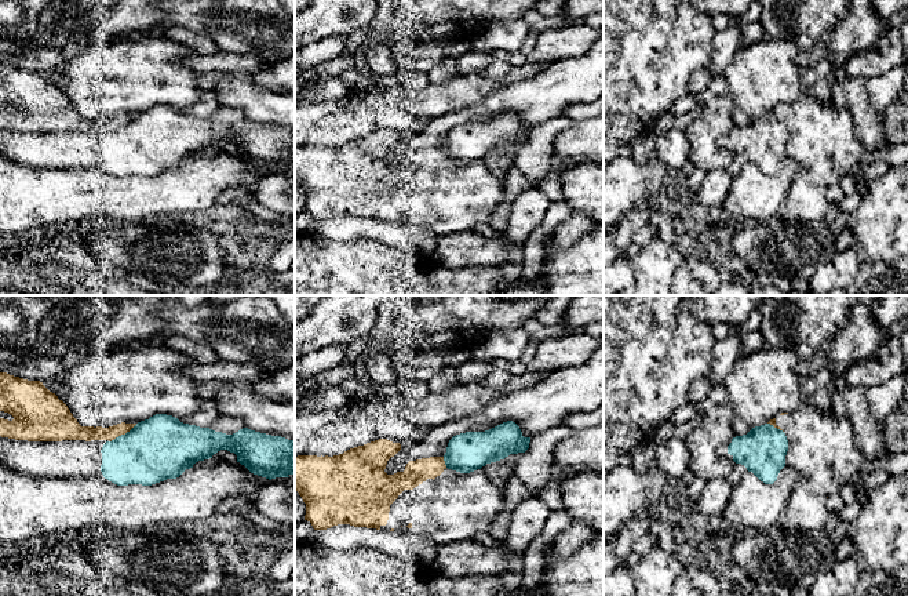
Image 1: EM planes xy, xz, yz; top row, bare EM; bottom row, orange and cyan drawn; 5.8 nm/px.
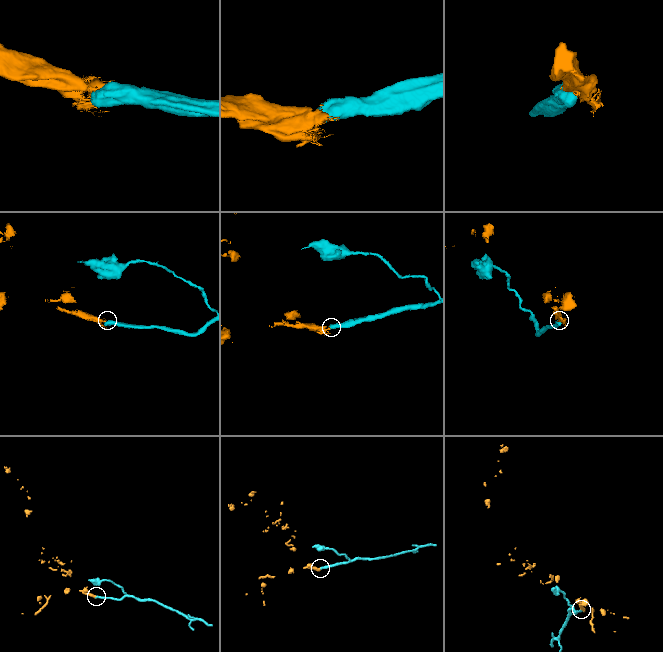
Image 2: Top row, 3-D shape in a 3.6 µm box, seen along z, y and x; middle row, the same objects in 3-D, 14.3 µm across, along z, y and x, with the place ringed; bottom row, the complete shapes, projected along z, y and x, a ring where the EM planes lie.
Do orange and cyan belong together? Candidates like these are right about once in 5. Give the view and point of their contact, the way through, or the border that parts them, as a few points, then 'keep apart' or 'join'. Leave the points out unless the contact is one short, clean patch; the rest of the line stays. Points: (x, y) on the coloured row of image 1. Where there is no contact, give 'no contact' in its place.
contact xy (123, 433); border xy (137, 424), (109, 442); keep apart

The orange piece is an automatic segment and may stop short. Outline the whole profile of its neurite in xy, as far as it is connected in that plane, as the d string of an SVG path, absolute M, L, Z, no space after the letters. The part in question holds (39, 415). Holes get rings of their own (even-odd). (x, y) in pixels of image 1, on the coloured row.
M0 372L0 411L14 417L12 421L0 418L0 436L28 441L112 441L136 425L81 426L68 406L43 382L7 372Z

